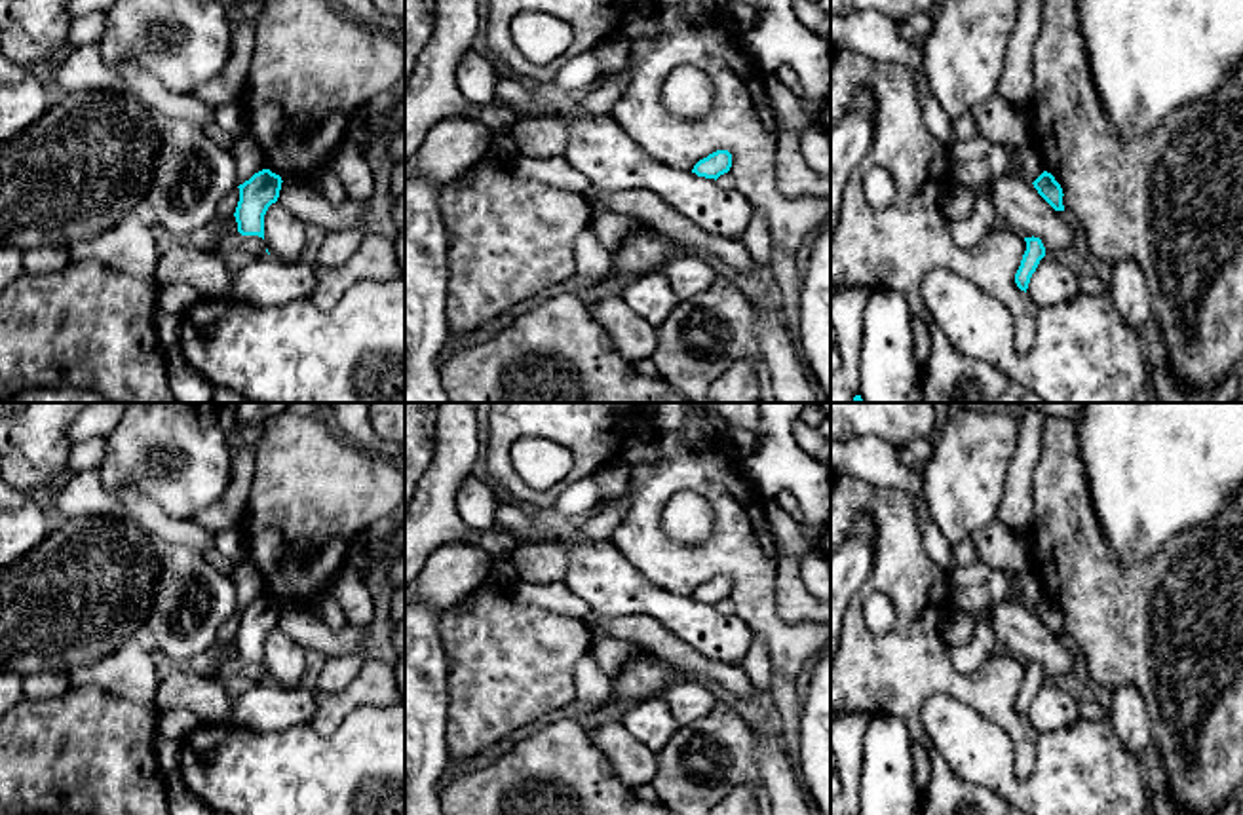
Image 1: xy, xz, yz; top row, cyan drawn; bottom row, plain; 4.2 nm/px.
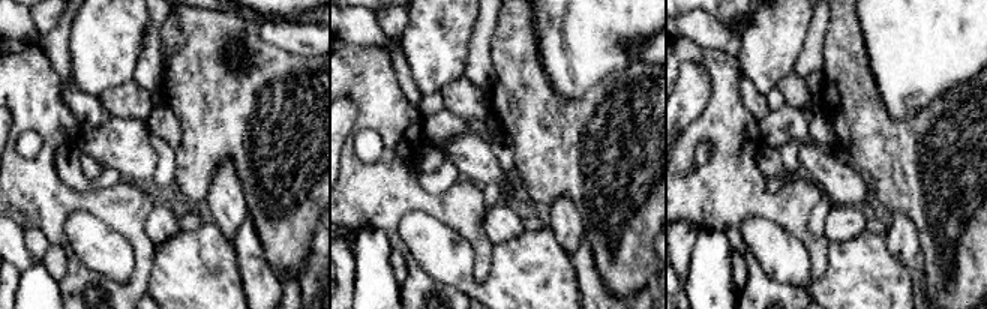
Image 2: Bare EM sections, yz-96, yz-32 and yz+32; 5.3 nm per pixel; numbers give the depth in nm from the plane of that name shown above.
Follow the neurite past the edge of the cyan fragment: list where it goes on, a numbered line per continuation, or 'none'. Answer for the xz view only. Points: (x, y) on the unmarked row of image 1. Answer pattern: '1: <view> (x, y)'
none

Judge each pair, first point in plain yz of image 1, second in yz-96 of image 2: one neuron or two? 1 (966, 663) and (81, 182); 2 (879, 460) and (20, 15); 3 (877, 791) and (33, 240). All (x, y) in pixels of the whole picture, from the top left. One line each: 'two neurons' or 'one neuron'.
1: one neuron
2: one neuron
3: one neuron

